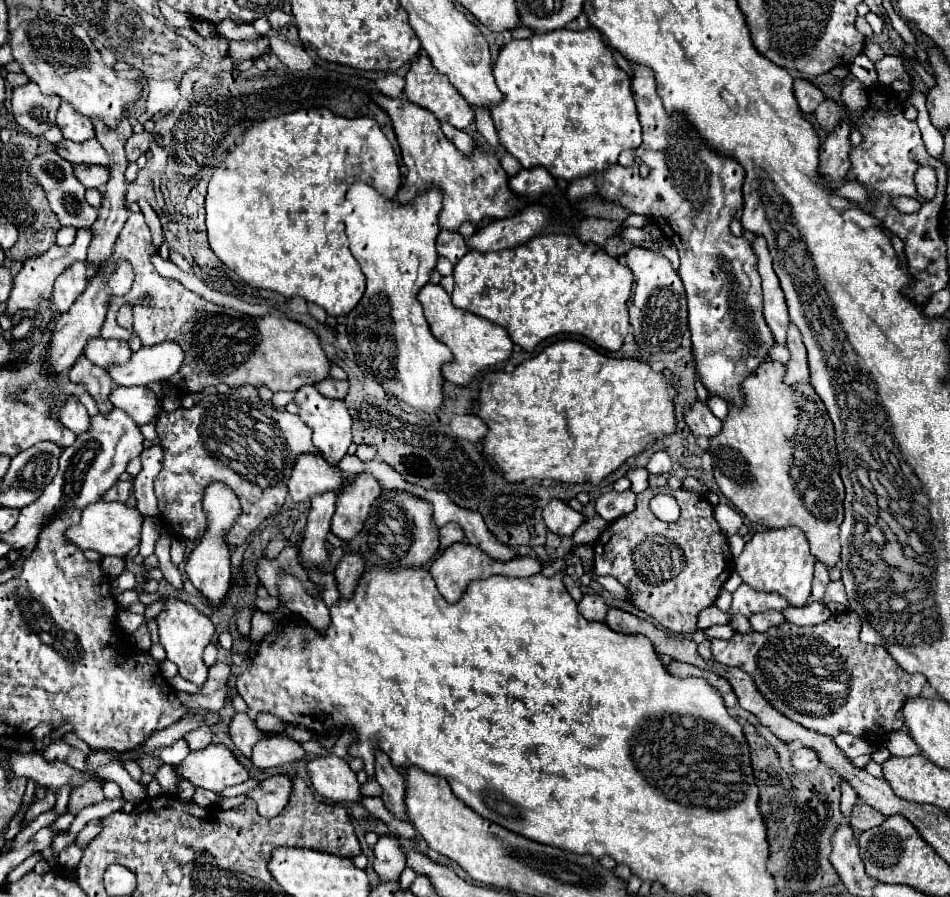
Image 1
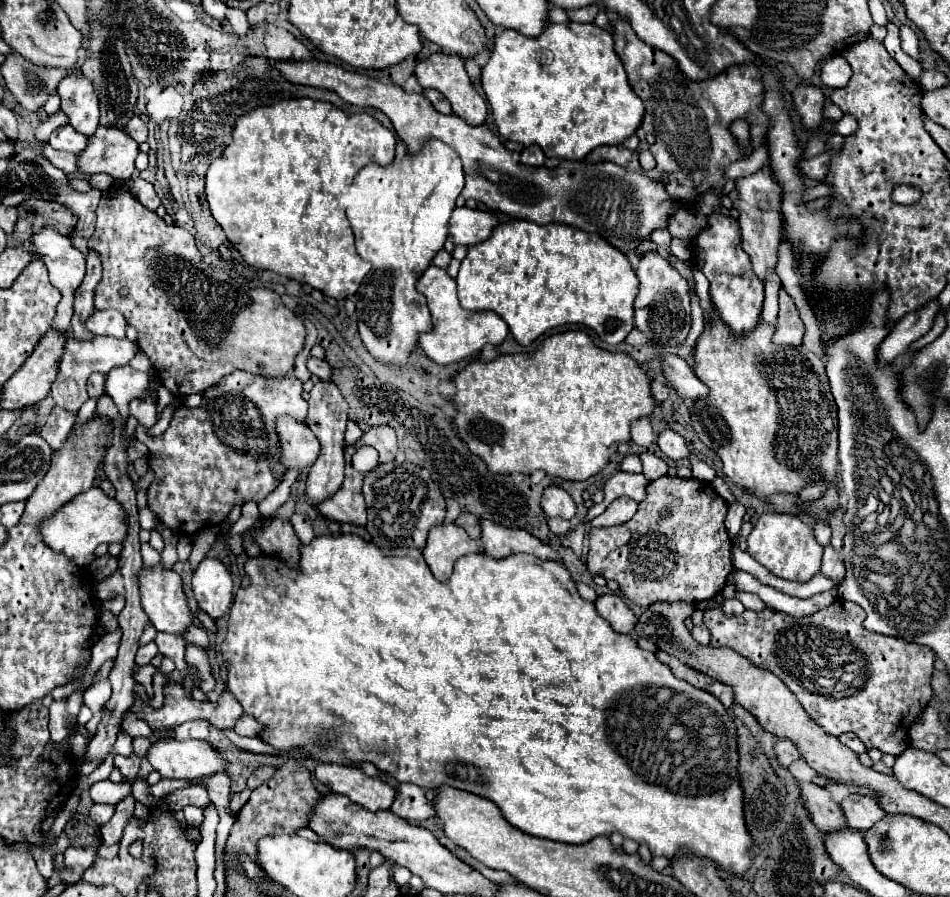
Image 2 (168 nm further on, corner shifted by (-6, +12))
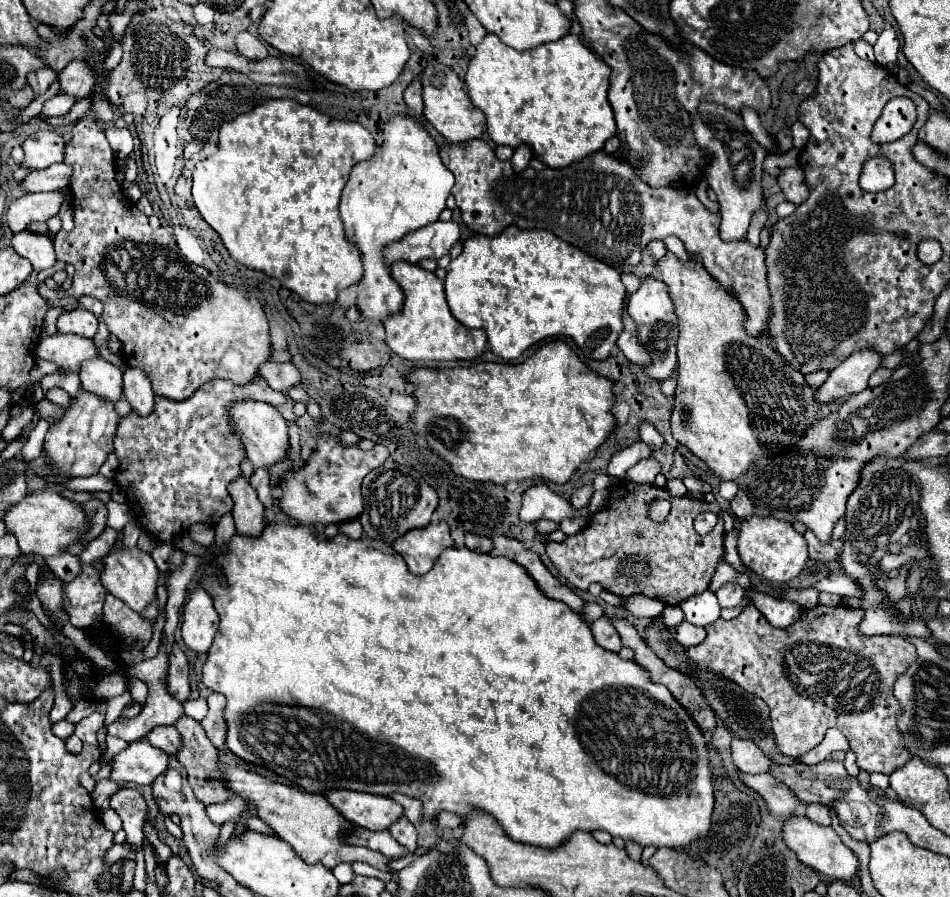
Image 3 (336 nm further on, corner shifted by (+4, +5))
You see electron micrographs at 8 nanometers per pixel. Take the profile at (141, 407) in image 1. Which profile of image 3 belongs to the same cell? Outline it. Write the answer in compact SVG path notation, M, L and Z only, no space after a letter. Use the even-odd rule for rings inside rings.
M94 356L94 360L86 360L80 368L80 384L82 390L98 394L110 402L118 402L122 396L122 370L102 356Z

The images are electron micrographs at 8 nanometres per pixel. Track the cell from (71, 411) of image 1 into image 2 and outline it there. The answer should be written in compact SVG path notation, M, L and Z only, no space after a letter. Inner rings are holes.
M94 337L90 341L78 341L72 339L66 343L66 353L62 357L60 363L60 373L56 377L56 381L52 383L52 399L56 401L58 407L76 413L80 409L80 405L84 405L84 401L88 399L86 393L86 381L90 377L90 373L99 372L107 375L115 367L124 367L130 363L130 359L136 357L136 353L140 353L140 347L130 341L130 339L114 339L114 337Z

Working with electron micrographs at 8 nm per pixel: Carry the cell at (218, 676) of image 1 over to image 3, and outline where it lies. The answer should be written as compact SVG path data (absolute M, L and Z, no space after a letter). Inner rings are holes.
M174 644L174 650L170 654L170 674L168 674L168 692L184 702L190 696L190 686L188 686L188 660L184 652L180 650L178 644Z

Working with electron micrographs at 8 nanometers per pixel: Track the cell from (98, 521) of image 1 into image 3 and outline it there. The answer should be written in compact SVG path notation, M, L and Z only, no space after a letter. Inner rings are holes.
M50 488L26 494L18 504L10 506L4 512L2 520L6 524L6 530L16 536L20 556L28 556L28 554L40 554L40 556L62 554L68 544L80 542L80 536L88 528L88 520L86 520L86 514L82 512L80 504L62 498L58 492L54 492Z

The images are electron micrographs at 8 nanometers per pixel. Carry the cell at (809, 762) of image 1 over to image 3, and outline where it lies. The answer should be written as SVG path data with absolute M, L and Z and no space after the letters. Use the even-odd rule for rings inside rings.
M738 736L732 738L732 762L740 772L748 772L748 774L768 772L772 764L770 758L766 758L752 740L742 740Z

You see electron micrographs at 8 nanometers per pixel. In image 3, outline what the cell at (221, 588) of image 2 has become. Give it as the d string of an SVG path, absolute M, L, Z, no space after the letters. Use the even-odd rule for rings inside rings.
M200 586L192 590L182 616L184 620L180 630L182 630L184 644L198 654L206 654L220 622L206 590L202 590Z

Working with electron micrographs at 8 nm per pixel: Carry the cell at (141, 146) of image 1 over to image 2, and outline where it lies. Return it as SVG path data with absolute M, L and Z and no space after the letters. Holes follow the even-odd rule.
M98 127L90 137L88 149L80 153L78 167L82 173L108 173L114 179L130 179L136 171L134 161L138 143L116 127Z

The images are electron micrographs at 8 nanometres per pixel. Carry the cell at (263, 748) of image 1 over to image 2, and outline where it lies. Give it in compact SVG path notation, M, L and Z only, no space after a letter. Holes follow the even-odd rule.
M242 715L242 719L236 723L236 733L238 735L246 735L246 737L260 737L260 733L264 731L264 725L260 725L254 717L250 715Z

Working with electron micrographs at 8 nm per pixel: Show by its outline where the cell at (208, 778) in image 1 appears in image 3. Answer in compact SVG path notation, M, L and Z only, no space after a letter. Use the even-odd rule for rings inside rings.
M140 738L118 752L110 760L110 766L110 780L114 782L152 784L156 776L160 776L168 766L168 754L154 748L146 738Z

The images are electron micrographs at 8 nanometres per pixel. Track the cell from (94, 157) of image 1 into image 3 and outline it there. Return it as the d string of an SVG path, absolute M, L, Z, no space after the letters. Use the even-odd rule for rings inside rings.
M52 128L30 134L24 140L22 148L24 160L20 162L20 166L26 170L42 170L64 160L64 138Z

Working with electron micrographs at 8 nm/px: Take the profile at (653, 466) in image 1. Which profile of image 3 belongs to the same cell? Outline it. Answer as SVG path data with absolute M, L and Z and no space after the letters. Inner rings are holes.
M642 422L640 426L638 426L638 436L640 436L640 440L642 442L646 442L650 448L654 448L654 450L658 450L662 444L664 444L664 438L658 434L658 430L652 426L652 424L648 424L648 422Z

